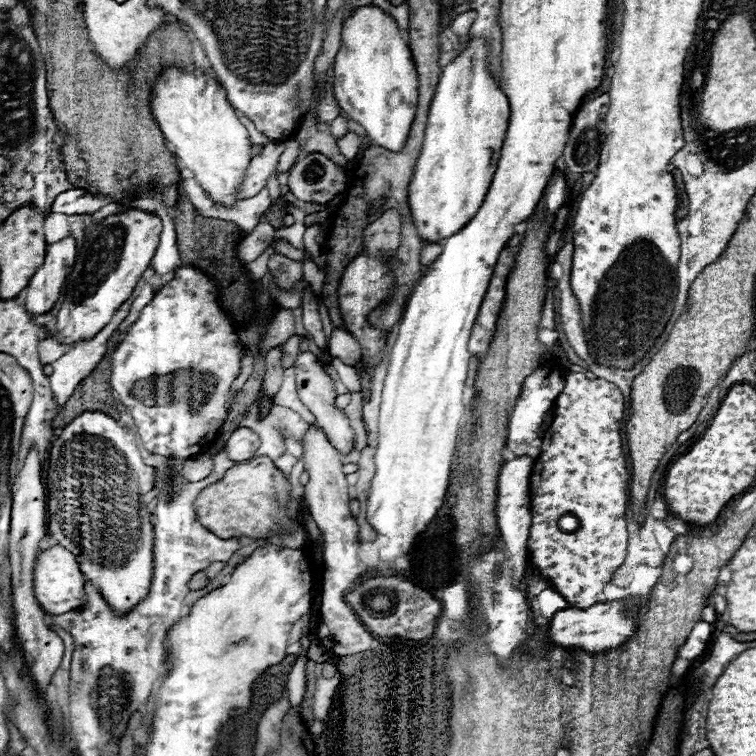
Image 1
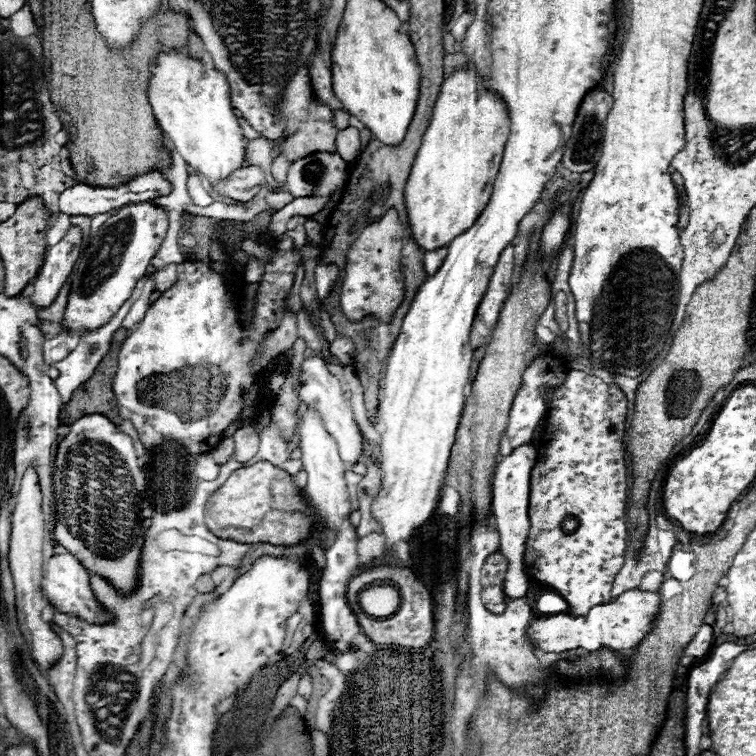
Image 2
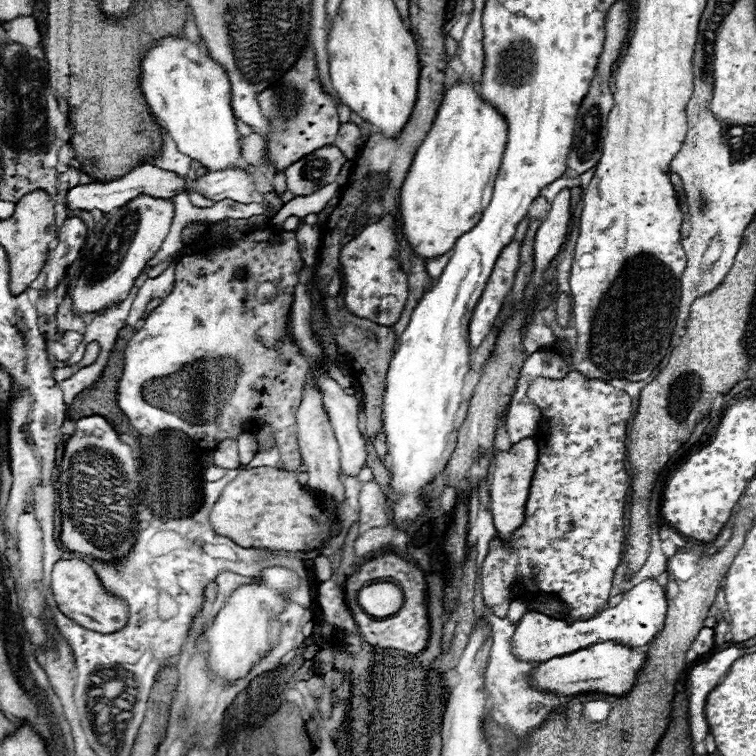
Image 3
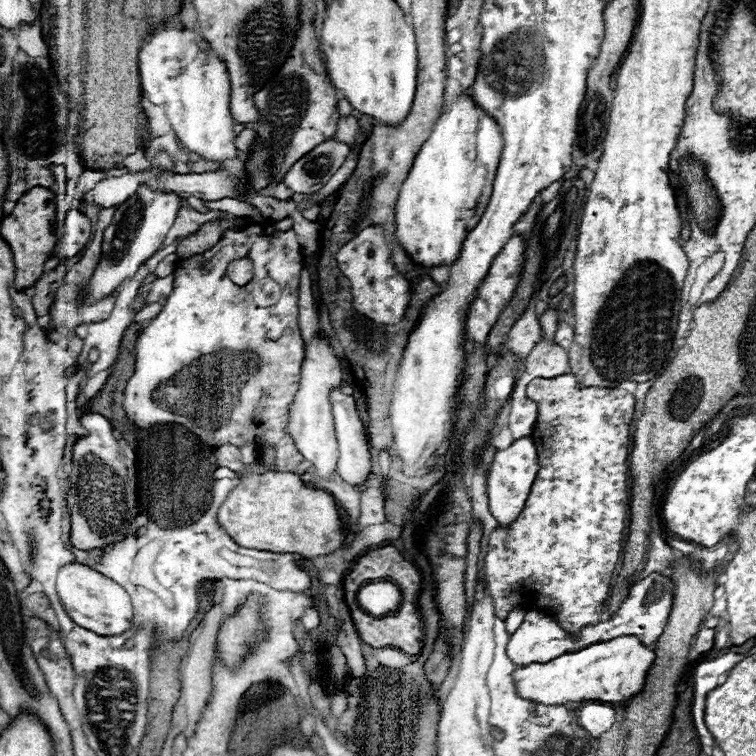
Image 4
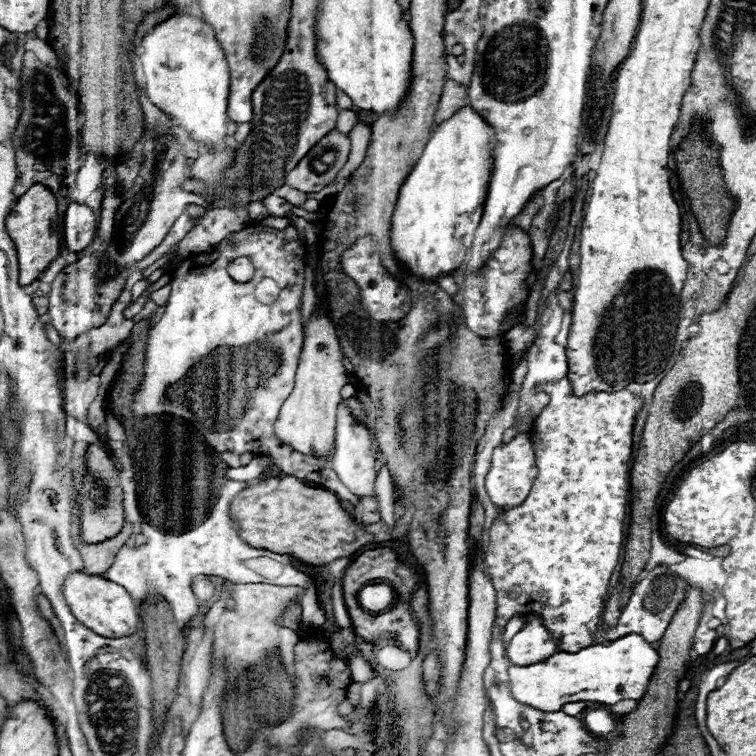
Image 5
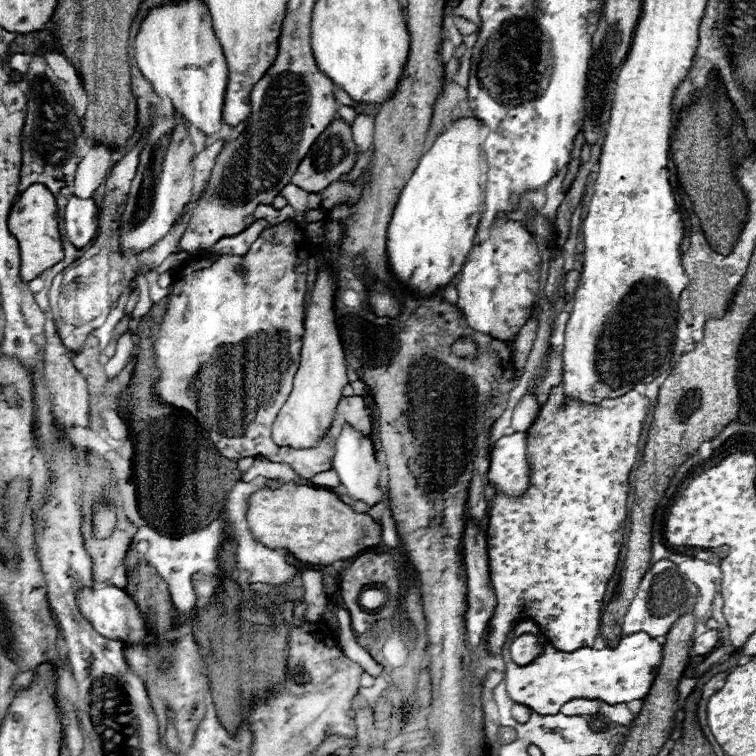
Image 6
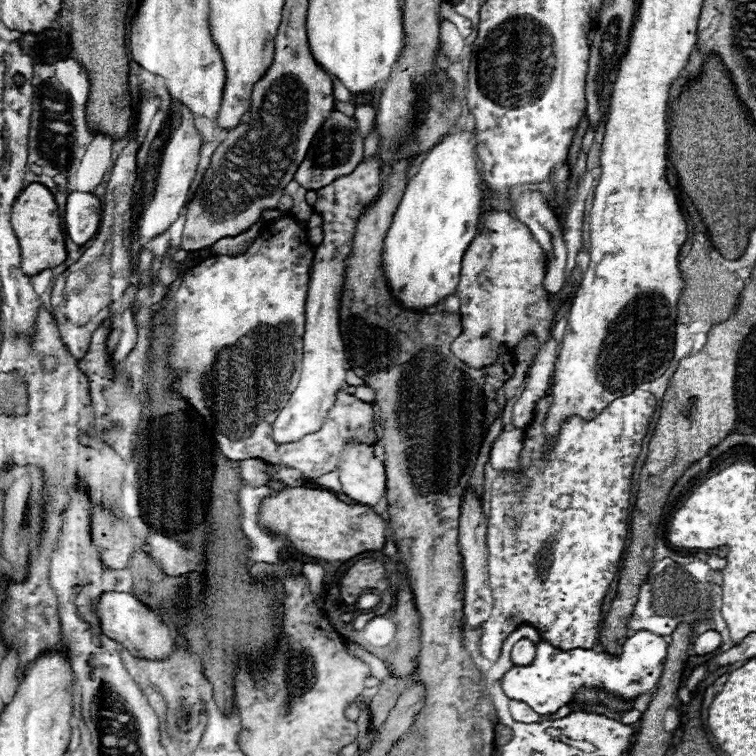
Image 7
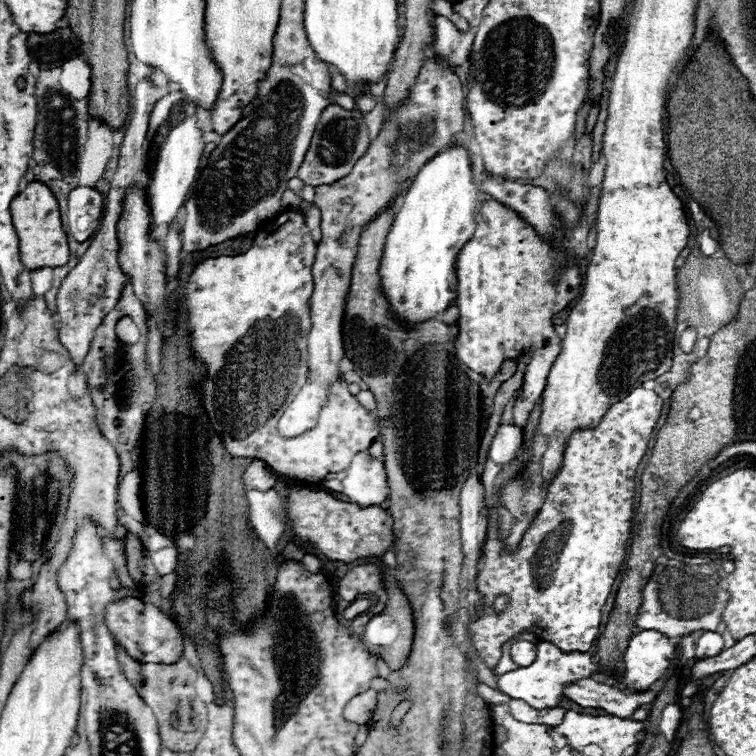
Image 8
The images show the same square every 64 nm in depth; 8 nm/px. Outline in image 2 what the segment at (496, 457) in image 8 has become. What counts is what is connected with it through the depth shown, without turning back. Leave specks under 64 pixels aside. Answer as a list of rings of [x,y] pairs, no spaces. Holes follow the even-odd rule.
[[[520,446],[510,456],[500,456],[492,476],[492,524],[500,534],[500,550],[508,558],[508,572],[504,582],[506,596],[520,598],[528,590],[528,576],[524,572],[524,544],[530,532],[528,504],[530,504],[530,472],[536,464],[536,450]]]

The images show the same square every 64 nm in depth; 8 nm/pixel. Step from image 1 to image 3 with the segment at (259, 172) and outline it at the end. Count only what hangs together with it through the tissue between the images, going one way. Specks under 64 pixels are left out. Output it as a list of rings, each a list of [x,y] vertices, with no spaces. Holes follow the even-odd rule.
[[[222,170],[222,172],[208,172],[194,182],[194,190],[202,192],[204,196],[212,198],[214,202],[230,198],[242,204],[262,202],[258,198],[254,178],[244,170]]]

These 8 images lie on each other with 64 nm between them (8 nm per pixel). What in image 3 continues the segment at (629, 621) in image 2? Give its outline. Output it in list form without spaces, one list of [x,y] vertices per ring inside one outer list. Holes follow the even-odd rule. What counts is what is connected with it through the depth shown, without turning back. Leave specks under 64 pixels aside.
[[[644,580],[638,586],[630,588],[622,594],[622,600],[616,606],[608,606],[600,610],[590,620],[566,622],[560,618],[546,616],[542,612],[524,614],[516,634],[514,634],[514,654],[522,660],[538,660],[546,662],[554,656],[570,654],[574,650],[582,650],[586,646],[594,646],[598,642],[622,642],[626,646],[644,648],[660,630],[666,618],[666,594],[664,588],[652,580]]]

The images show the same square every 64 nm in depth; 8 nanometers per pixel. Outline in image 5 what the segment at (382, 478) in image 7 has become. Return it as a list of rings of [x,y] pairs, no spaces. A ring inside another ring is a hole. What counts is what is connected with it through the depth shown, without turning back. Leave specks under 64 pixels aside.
[[[346,398],[338,404],[336,414],[336,450],[334,458],[330,462],[332,470],[338,474],[338,478],[354,492],[356,496],[374,496],[374,480],[376,480],[376,458],[372,452],[372,436],[366,426],[358,424],[354,416],[350,414],[350,408],[346,406]]]

